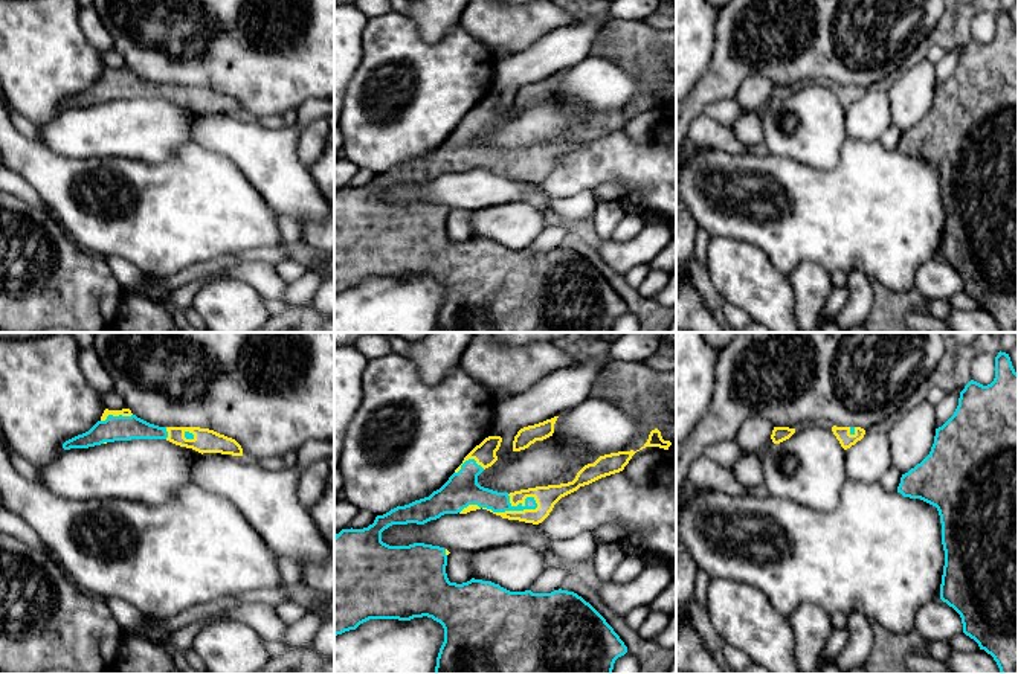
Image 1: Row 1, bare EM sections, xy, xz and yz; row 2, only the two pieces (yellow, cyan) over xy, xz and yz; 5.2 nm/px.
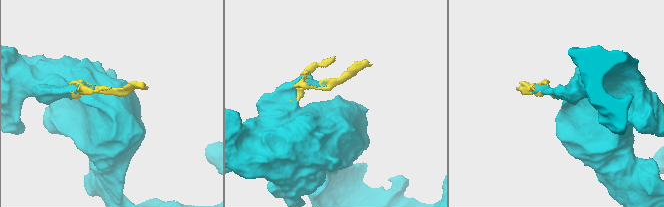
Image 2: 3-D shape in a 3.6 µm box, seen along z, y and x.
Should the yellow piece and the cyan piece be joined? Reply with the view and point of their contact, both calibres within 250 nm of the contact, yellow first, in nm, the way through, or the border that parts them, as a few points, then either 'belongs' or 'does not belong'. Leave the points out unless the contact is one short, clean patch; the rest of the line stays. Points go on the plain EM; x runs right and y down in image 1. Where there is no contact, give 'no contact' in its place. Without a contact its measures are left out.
contact xz (510, 170); calibres 120 and 140 nm; belongs

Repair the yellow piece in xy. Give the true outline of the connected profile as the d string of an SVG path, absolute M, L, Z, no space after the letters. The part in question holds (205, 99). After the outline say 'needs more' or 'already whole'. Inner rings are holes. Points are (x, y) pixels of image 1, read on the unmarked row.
M105 67L101 78L89 90L66 99L63 107L89 107L131 98L166 98L201 113L221 111L243 114L241 104L232 96L200 85L159 85L137 76L130 67Z; needs more

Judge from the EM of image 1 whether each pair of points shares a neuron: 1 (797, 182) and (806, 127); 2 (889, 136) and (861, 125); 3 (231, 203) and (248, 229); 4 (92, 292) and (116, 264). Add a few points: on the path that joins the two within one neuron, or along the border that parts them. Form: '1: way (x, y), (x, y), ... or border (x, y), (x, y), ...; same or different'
1: border (769, 154), (791, 157), (818, 170), (835, 166); different
2: border (892, 124), (878, 139); different
3: way (231, 209), (241, 223); same
4: border (103, 258), (125, 292); different

